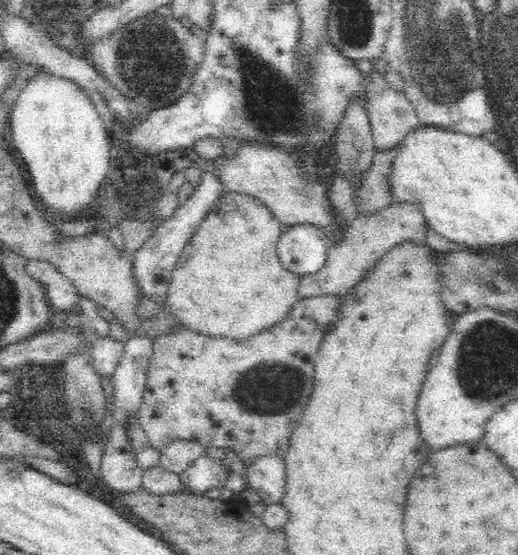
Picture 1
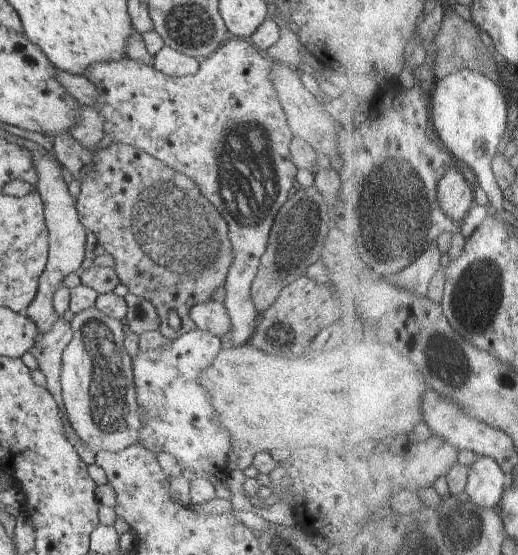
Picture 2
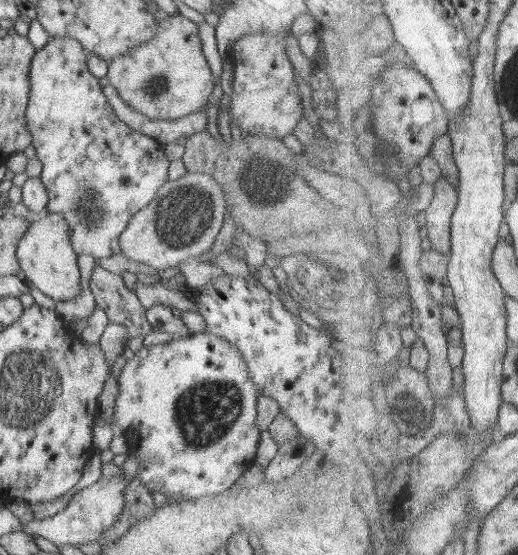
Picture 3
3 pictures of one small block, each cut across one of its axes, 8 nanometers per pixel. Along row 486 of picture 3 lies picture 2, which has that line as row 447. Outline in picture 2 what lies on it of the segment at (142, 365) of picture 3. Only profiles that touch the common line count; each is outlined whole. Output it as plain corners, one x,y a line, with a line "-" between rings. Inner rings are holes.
194,329
158,350
145,350
145,352
138,350
133,360
130,361
130,366
134,400
141,410
136,443
141,444
143,448
154,455
159,452
169,453
181,467
187,468
196,477
225,484
225,478
229,476
230,471
228,465
235,449
232,446
229,432
225,428
221,428
221,424
219,424
219,416
217,416
217,412
215,412
215,408
213,408
205,388
203,388
200,377
204,367
212,365
217,352
222,348
223,345
220,343
219,337

